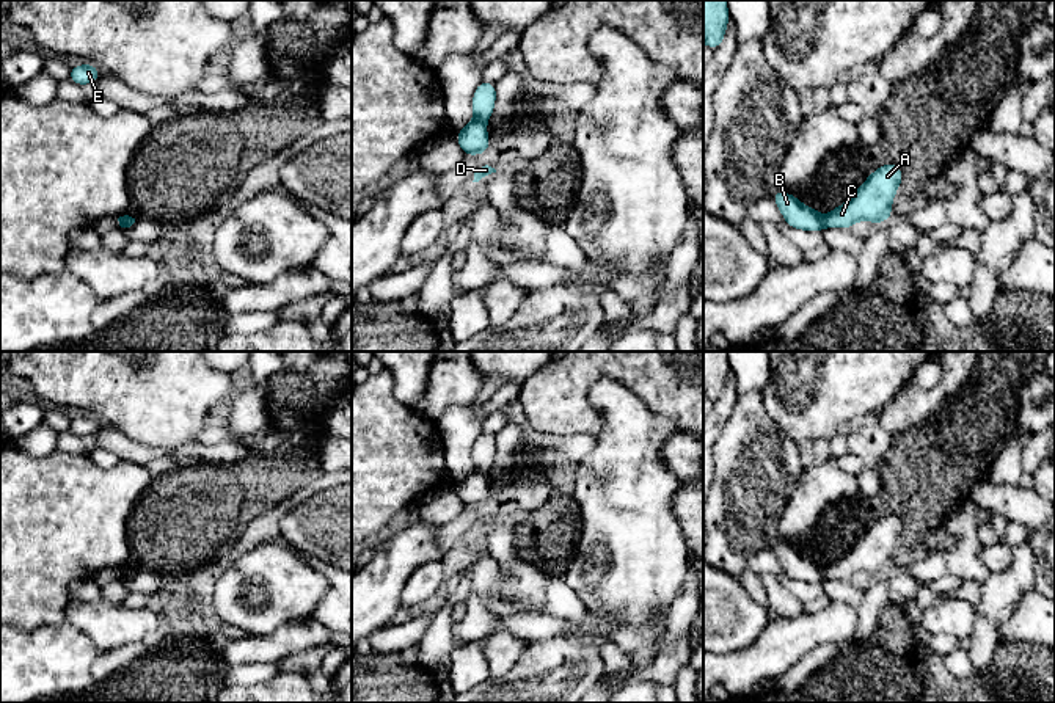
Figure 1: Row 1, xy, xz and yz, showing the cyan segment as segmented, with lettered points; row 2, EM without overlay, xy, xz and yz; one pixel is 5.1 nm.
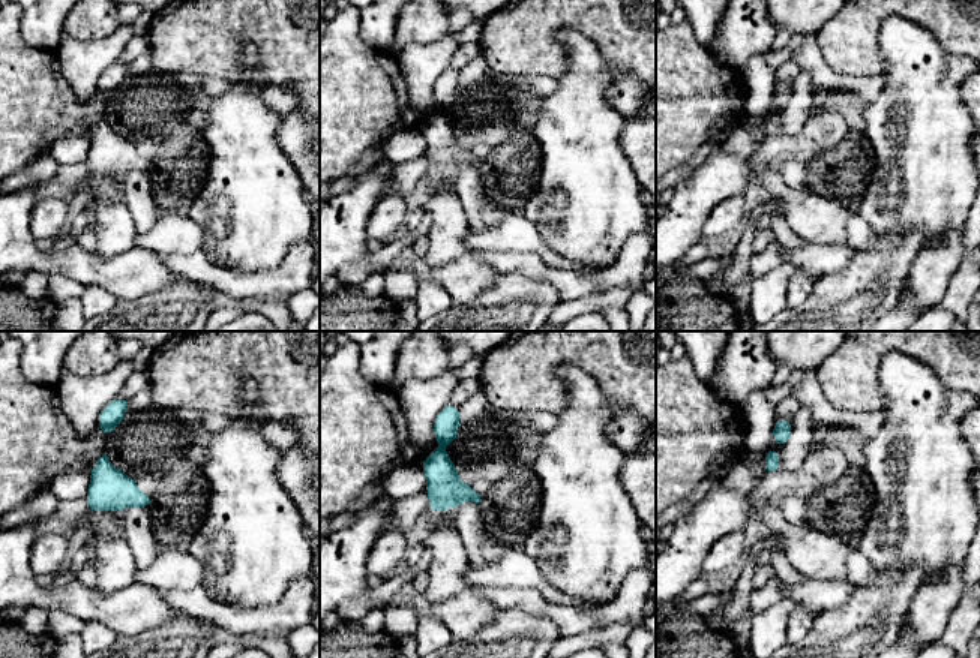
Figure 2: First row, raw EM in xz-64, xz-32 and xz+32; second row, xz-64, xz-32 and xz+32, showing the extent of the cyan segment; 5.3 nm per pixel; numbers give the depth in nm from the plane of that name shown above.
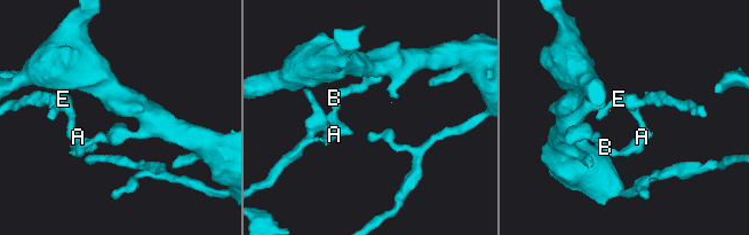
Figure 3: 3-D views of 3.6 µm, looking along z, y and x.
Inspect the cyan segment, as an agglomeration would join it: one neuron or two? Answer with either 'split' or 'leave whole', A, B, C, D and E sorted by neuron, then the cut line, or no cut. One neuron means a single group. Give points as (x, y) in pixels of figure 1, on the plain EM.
split; groups A C D E / B; cut xz (474, 469), (484, 474)

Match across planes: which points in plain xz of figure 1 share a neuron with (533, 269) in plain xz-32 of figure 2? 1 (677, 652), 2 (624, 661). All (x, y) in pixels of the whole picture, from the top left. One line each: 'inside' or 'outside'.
1: outside
2: inside

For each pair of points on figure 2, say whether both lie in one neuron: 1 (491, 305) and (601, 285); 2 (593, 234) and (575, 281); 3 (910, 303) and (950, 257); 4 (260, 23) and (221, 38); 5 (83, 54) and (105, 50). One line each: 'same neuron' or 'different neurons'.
1: different neurons
2: different neurons
3: same neuron
4: same neuron
5: same neuron

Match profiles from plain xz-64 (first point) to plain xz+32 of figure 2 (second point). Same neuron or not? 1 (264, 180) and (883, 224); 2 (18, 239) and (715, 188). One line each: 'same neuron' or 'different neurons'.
1: same neuron
2: same neuron

